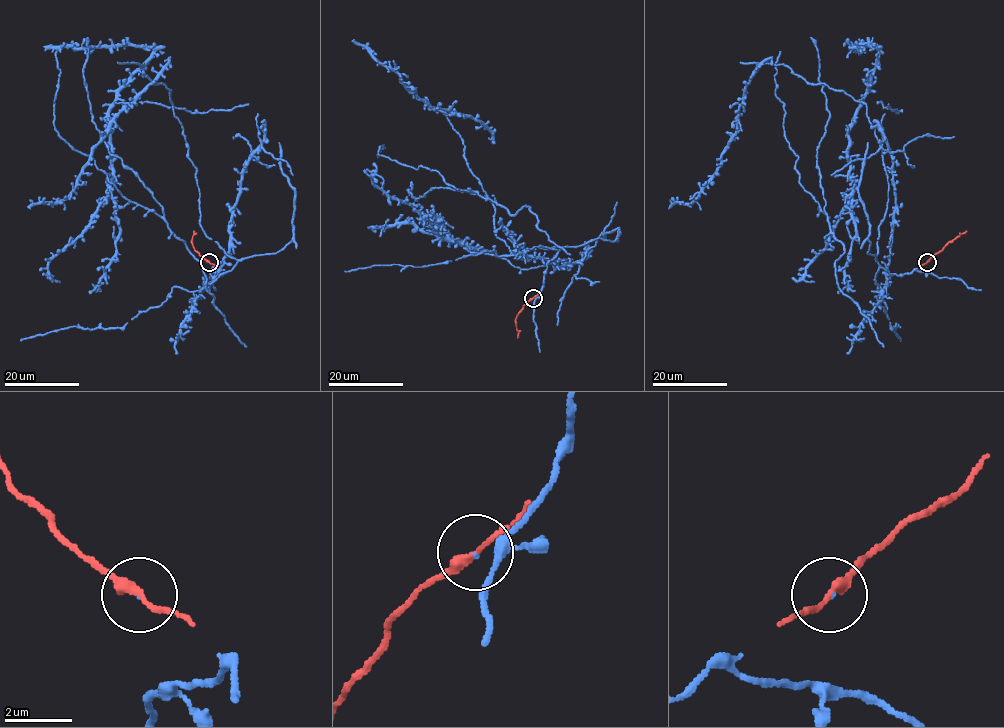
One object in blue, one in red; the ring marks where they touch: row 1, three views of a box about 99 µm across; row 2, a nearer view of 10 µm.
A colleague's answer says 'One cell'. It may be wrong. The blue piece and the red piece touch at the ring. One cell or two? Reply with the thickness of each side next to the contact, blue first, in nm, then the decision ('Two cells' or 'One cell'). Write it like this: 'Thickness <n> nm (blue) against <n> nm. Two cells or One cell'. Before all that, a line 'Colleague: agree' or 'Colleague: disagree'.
Colleague: agree
Thickness 40 nm (blue) against 260 nm. One cell

